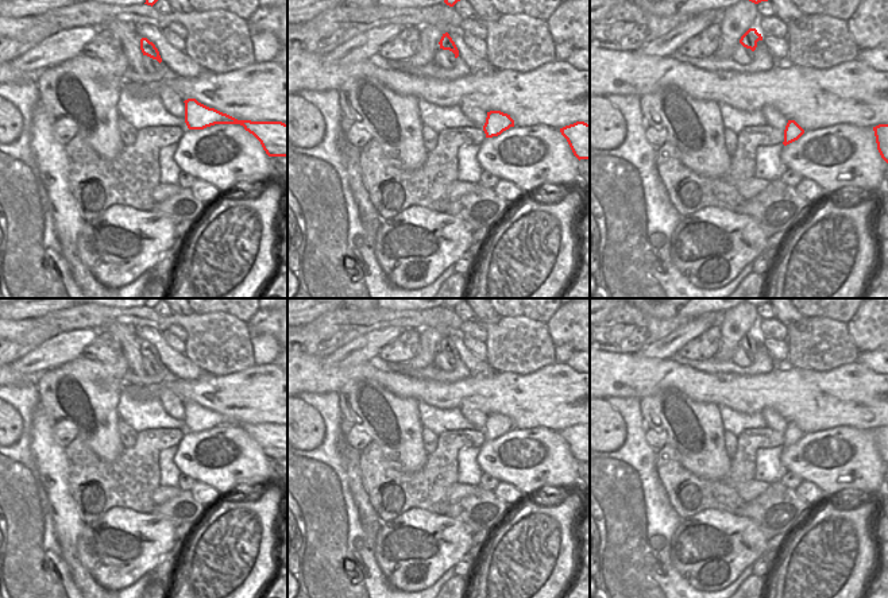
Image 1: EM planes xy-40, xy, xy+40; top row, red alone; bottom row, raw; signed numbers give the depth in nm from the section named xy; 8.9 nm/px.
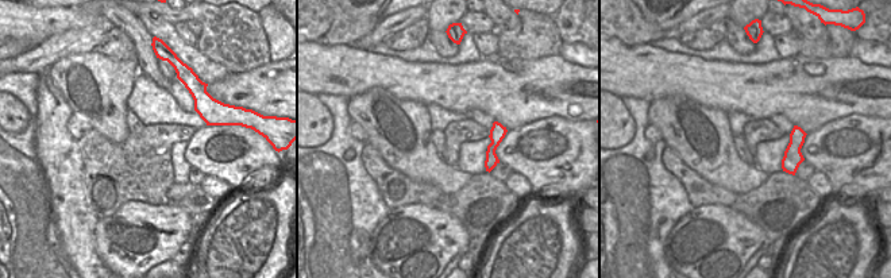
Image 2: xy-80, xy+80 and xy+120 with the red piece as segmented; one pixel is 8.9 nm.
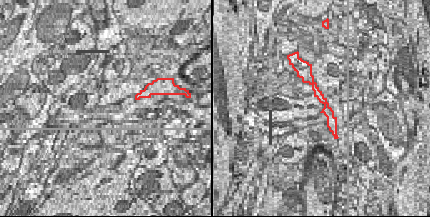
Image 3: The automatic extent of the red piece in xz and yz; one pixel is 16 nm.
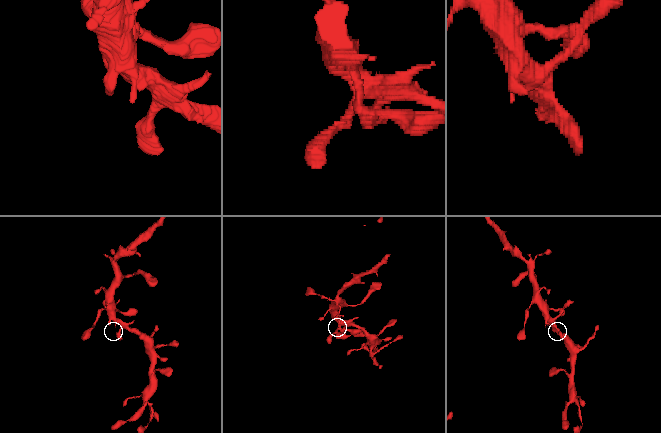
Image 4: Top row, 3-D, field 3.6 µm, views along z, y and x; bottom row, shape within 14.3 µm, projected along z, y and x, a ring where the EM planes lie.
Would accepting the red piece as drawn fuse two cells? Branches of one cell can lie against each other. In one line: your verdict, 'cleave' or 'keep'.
keep

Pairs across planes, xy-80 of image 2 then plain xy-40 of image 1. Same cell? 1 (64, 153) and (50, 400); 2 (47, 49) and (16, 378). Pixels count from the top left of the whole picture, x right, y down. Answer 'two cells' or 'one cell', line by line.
1: two cells
2: two cells

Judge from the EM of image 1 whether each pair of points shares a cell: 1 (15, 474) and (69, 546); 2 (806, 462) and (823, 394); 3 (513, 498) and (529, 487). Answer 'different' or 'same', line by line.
1: different
2: different
3: different

